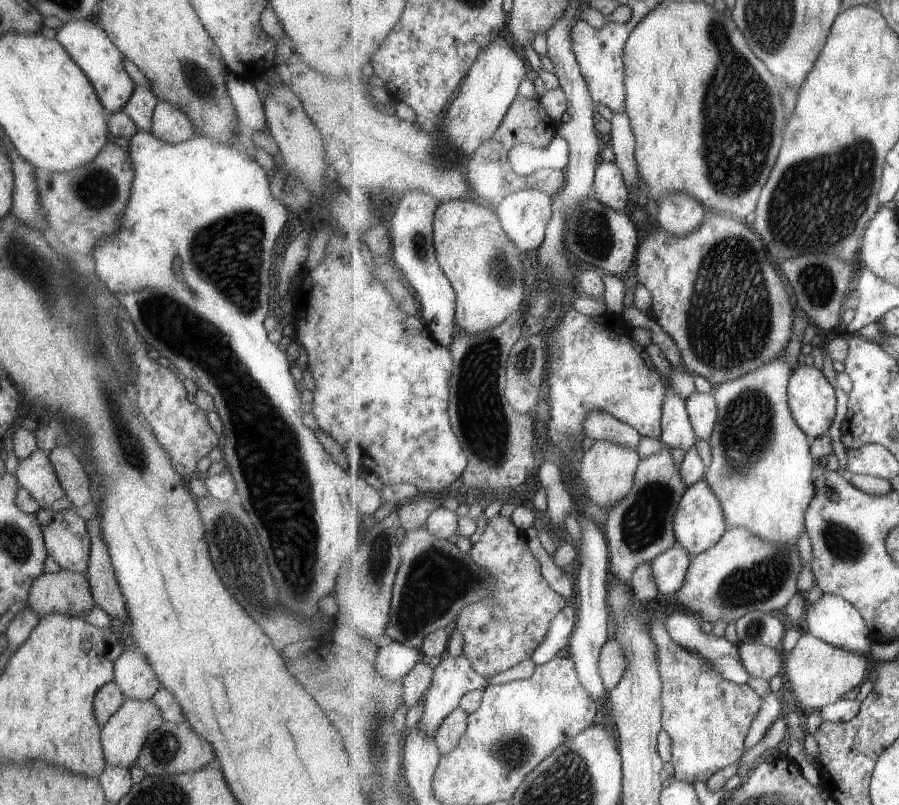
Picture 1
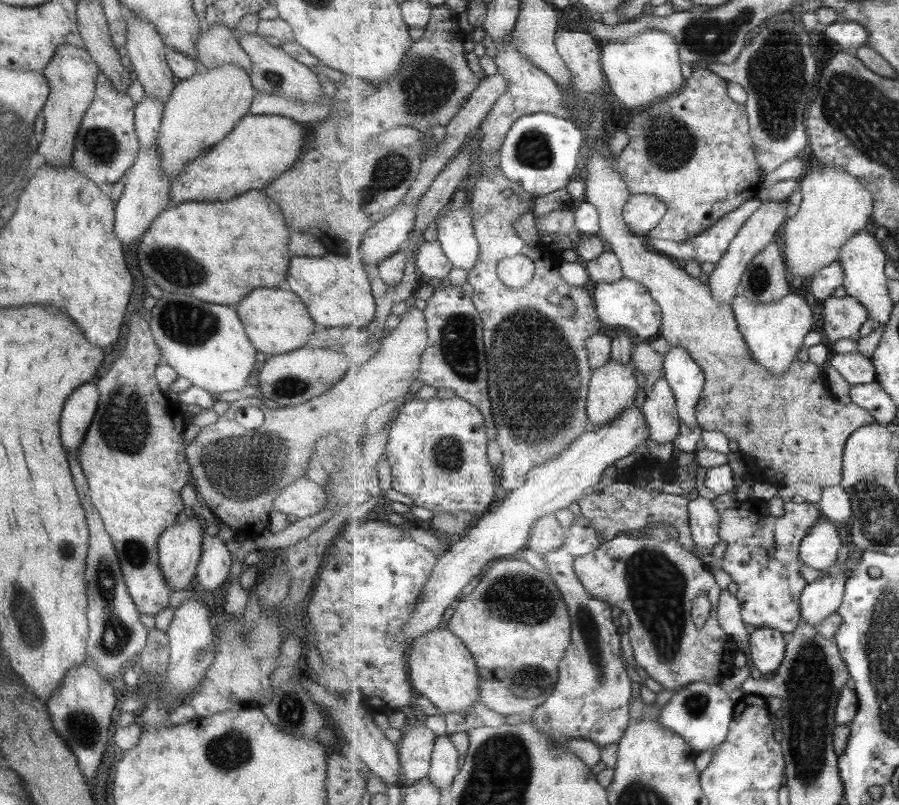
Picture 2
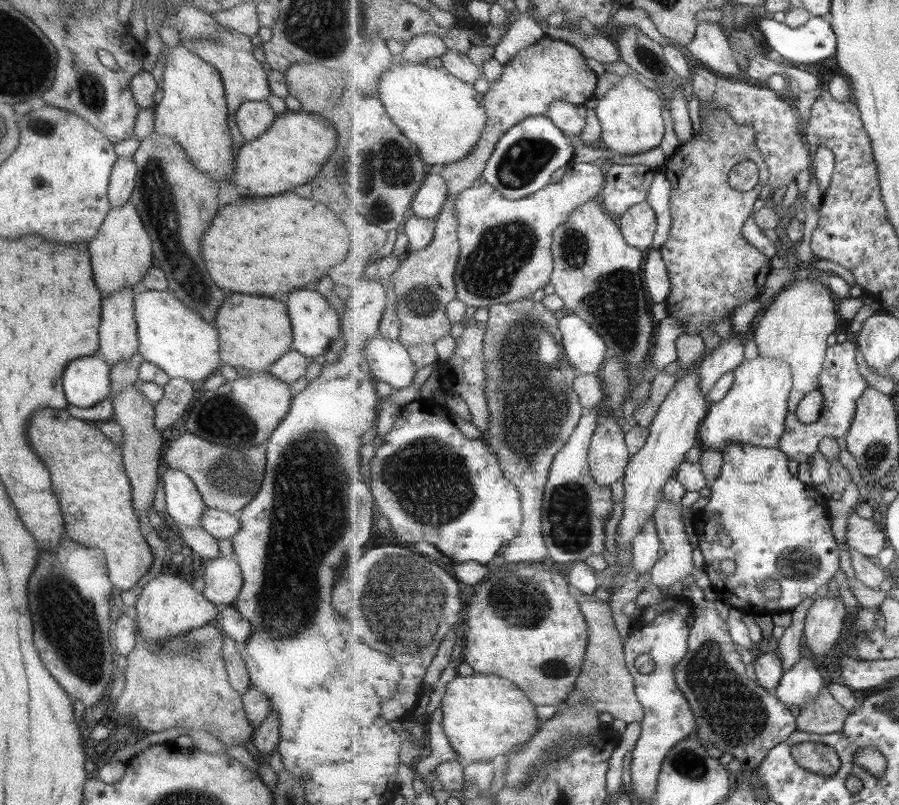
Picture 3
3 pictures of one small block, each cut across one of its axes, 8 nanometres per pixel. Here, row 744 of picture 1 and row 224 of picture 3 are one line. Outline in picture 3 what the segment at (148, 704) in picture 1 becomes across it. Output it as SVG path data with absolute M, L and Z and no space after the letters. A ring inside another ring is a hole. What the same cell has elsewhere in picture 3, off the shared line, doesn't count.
M128 200L119 208L110 208L105 215L97 234L88 243L92 279L99 294L103 297L119 292L122 288L140 288L140 282L147 269L155 265L149 235L143 228L143 223L136 213L134 206Z

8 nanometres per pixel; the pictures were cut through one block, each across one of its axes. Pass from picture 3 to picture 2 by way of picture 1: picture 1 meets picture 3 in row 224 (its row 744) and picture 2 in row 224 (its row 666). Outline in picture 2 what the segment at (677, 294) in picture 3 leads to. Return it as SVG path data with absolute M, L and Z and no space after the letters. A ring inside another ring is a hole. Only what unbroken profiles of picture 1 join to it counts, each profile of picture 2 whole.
M695 66L692 77L686 79L686 85L676 94L669 100L663 100L663 104L659 104L661 101L651 103L645 112L633 118L627 128L630 144L618 156L617 165L633 195L650 194L668 205L664 219L650 232L651 238L687 242L709 230L747 201L757 199L765 176L758 163L748 108L729 96L728 81L724 77L708 68Z

